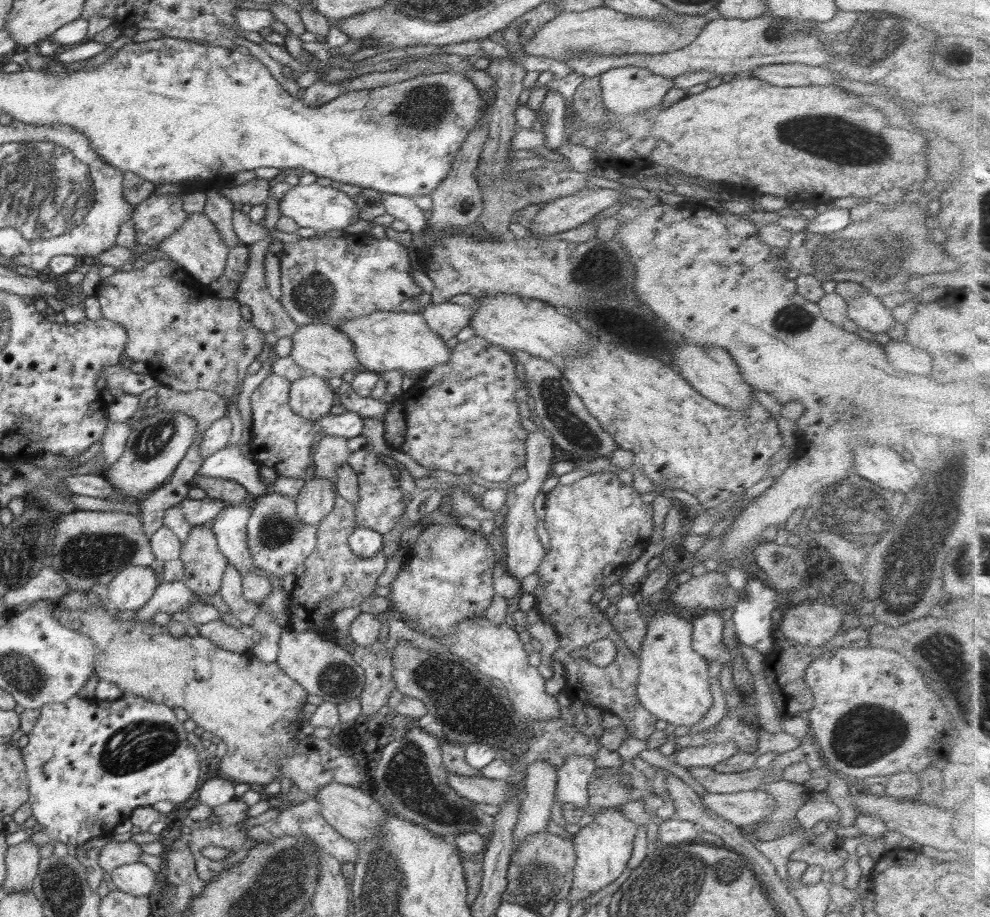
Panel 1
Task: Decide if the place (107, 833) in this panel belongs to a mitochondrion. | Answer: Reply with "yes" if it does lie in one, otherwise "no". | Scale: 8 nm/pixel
no

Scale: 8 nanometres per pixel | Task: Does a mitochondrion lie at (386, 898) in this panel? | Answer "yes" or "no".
yes

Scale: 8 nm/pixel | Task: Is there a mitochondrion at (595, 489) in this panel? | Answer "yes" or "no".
no

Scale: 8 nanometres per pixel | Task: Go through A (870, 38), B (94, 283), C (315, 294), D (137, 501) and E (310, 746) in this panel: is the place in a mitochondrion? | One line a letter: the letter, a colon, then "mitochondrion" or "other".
A: mitochondrion
B: other
C: mitochondrion
D: other
E: other

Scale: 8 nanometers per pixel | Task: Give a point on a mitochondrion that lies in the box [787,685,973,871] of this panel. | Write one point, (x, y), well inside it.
(864, 735)

